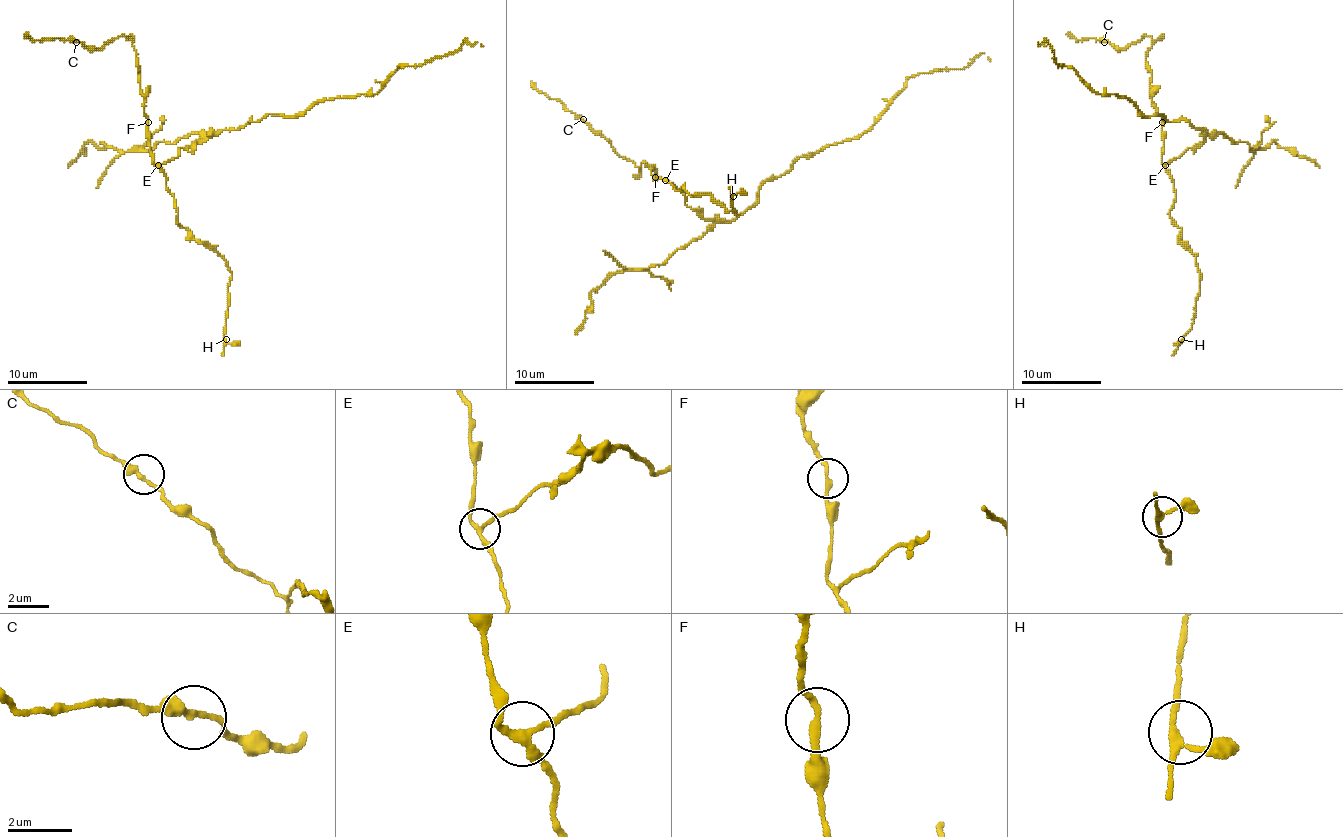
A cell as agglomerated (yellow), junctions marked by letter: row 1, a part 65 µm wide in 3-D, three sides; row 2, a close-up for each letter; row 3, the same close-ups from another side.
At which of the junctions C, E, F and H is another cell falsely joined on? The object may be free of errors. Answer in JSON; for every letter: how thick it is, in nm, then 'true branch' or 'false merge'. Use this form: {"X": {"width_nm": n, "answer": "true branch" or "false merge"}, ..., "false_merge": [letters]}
{"C": {"width_nm": 280, "answer": "true branch"}, "E": {"width_nm": 200, "answer": "false merge"}, "F": {"width_nm": 240, "answer": "true branch"}, "H": {"width_nm": 180, "answer": "true branch"}, "false_merge": ["E"]}

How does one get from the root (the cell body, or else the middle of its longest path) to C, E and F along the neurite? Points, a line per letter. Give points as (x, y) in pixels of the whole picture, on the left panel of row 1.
C: (214, 132), (180, 148), (176, 158), (156, 164), (132, 40), (120, 36), (100, 48), (76, 42)
E: (214, 132), (204, 140), (196, 140), (188, 148), (180, 148), (176, 158), (158, 166)
F: (214, 132), (204, 140), (196, 140), (188, 148), (180, 148), (176, 158), (156, 164), (150, 150), (148, 122)

